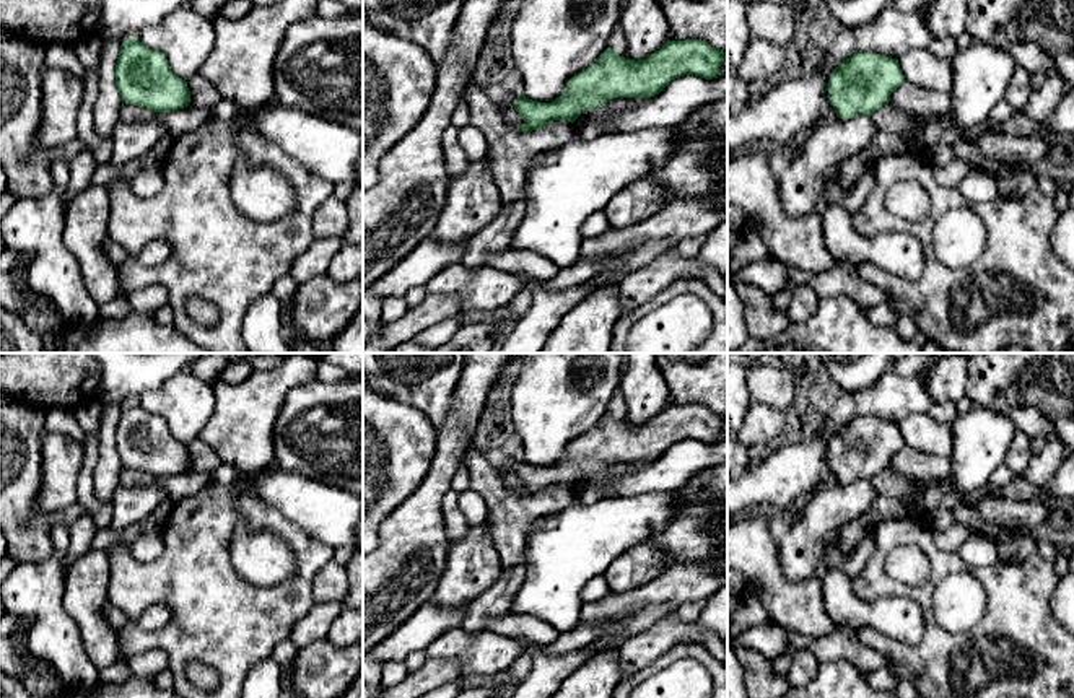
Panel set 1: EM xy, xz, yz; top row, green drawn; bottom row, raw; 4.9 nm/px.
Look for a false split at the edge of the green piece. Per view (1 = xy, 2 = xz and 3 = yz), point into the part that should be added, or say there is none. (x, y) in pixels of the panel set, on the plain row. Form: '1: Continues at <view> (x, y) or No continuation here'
1: No continuation here
2: No continuation here
3: No continuation here

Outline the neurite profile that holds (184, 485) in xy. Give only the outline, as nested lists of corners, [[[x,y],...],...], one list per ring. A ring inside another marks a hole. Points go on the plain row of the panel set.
[[[122,469],[119,477],[119,488],[122,486],[146,486],[146,485],[161,485],[168,493],[169,500],[174,503],[190,498],[202,491],[208,483],[213,482],[213,475],[187,470],[184,473],[176,473],[171,477],[151,477],[140,470]]]

